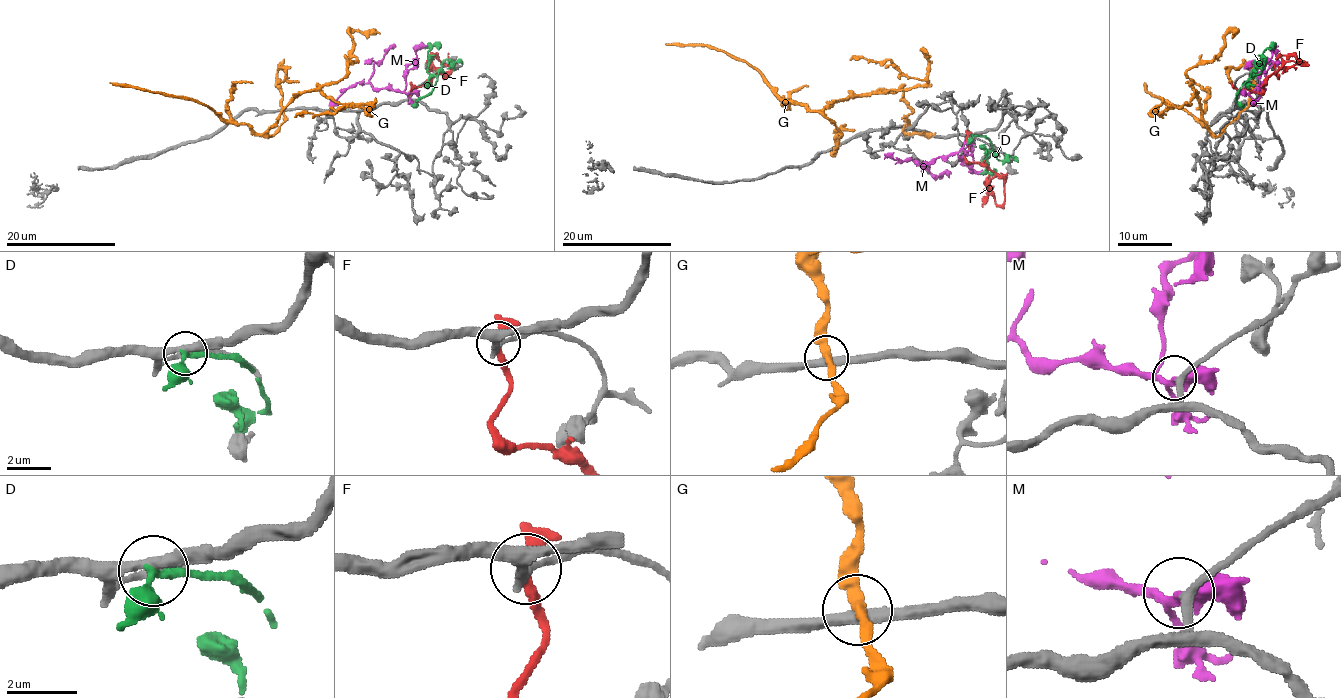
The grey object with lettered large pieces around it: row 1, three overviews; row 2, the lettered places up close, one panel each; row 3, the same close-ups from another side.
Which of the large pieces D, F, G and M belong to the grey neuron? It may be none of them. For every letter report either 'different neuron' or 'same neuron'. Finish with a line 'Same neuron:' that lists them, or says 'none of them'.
D: different neuron
F: different neuron
G: different neuron
M: same neuron
Same neuron: M

